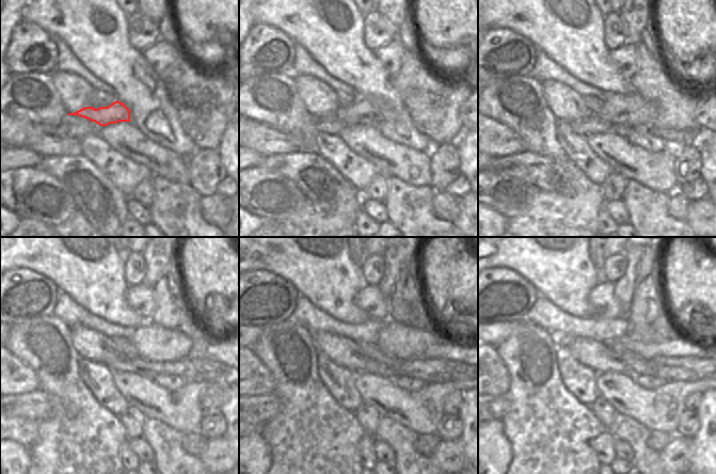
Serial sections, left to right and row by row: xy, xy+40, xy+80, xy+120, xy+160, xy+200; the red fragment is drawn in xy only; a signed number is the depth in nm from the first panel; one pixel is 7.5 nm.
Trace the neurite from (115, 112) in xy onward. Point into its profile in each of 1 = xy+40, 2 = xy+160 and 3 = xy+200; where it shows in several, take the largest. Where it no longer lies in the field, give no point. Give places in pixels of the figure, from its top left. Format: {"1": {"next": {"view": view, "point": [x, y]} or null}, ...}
{"1": {"next": {"view": "xy+40", "point": [369, 110]}}, "2": {"next": {"view": "xy+160", "point": [402, 342]}}, "3": {"next": {"view": "xy+200", "point": [645, 335]}}}

